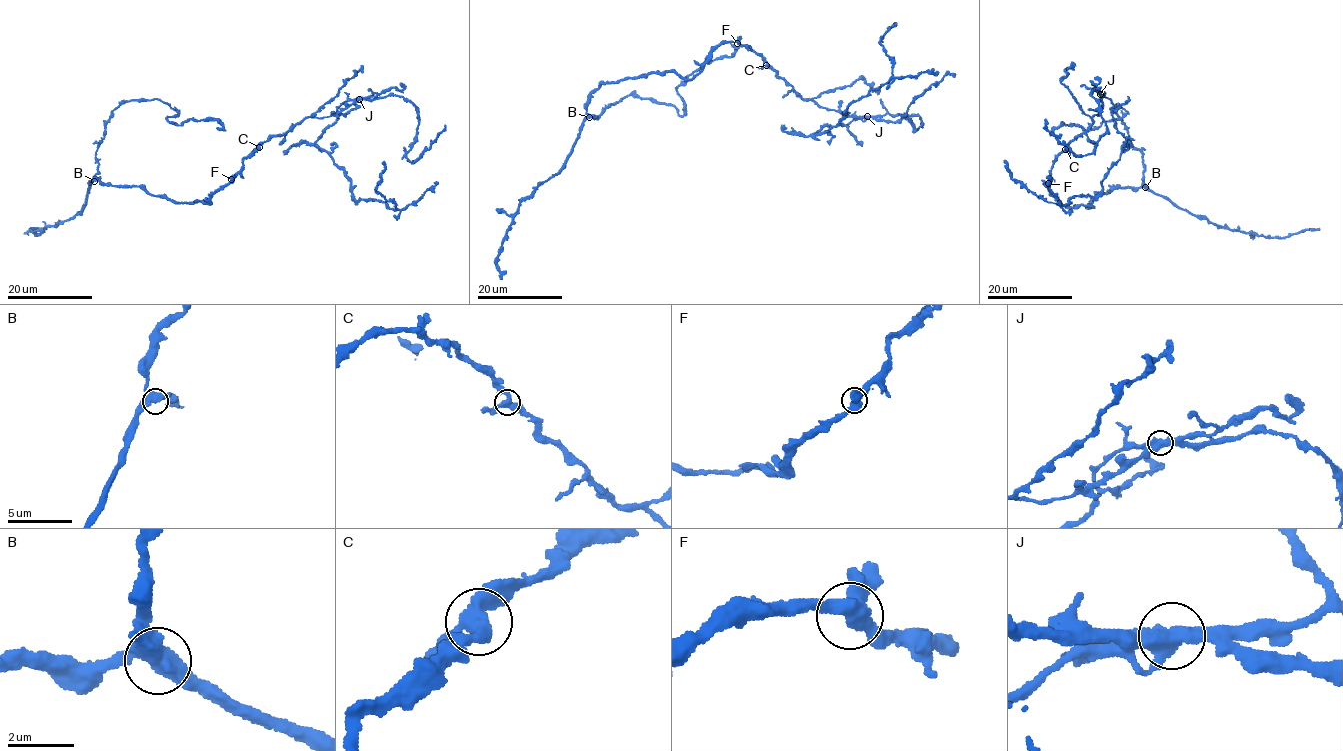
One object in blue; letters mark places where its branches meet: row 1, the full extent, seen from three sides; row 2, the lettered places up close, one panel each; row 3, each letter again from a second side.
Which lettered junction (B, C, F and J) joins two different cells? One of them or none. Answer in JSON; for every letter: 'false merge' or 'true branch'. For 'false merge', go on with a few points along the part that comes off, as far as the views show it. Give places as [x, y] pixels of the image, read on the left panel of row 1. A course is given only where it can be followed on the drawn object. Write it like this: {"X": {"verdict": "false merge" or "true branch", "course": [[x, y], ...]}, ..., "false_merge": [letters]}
{"B": {"verdict": "true branch"}, "C": {"verdict": "true branch"}, "F": {"verdict": "true branch"}, "J": {"verdict": "false merge", "course": [[359, 99], [347, 99], [316, 144], [340, 167], [355, 199], [382, 200], [395, 208], [376, 189], [384, 161]]}, "false_merge": ["J"]}

